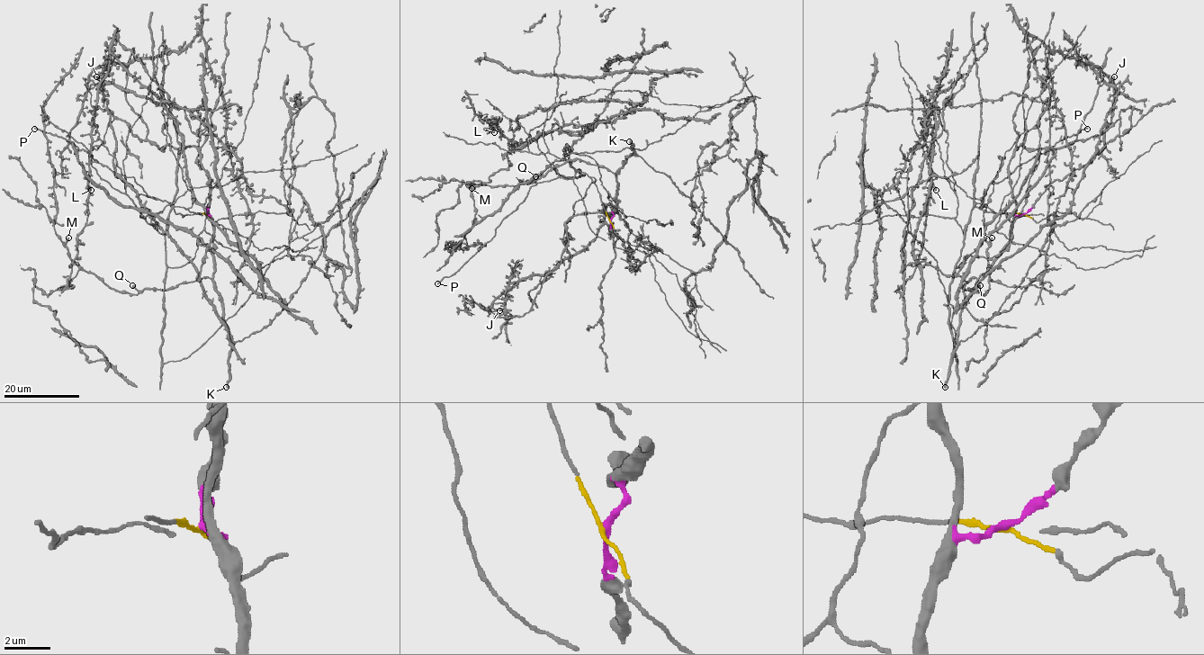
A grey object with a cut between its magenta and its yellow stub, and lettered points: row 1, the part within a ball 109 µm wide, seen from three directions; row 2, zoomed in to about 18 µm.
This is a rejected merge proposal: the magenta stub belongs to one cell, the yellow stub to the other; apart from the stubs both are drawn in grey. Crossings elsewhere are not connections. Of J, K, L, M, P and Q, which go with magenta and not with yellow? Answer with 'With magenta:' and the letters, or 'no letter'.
With magenta: K, M, Q

